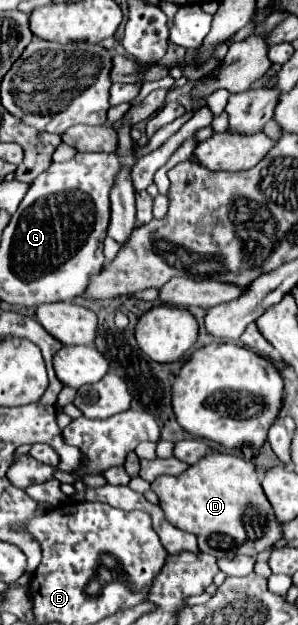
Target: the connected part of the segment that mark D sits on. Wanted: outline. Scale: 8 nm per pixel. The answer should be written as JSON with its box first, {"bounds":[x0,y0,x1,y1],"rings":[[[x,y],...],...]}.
{"bounds":[152,452,282,558],"rings":[[[210,452],[196,464],[188,466],[178,476],[168,476],[168,474],[158,476],[152,482],[152,490],[160,500],[160,508],[164,510],[166,520],[176,528],[194,534],[198,538],[198,548],[202,548],[202,552],[210,556],[216,558],[230,558],[240,554],[258,556],[262,550],[270,550],[272,544],[282,538],[282,526],[278,524],[274,510],[262,492],[254,464],[240,456]]]}

